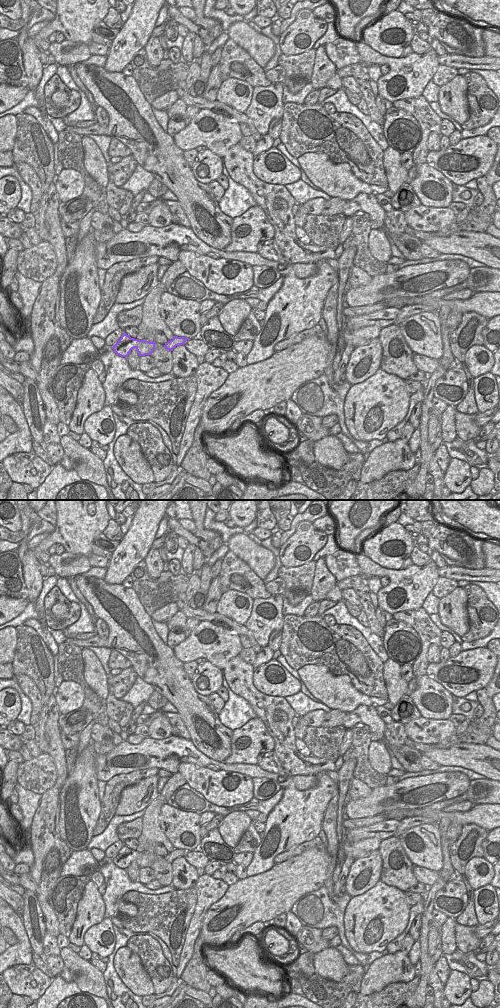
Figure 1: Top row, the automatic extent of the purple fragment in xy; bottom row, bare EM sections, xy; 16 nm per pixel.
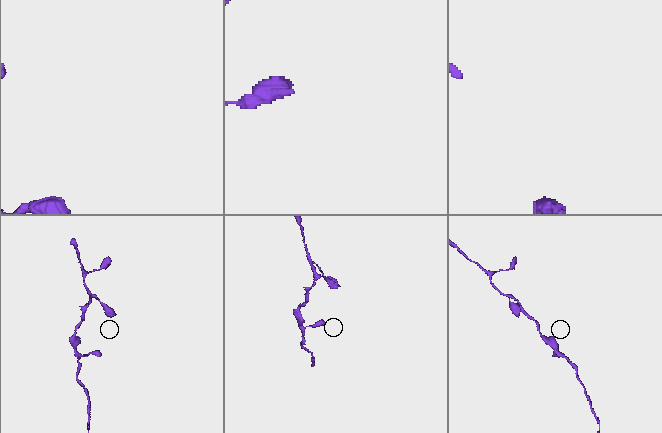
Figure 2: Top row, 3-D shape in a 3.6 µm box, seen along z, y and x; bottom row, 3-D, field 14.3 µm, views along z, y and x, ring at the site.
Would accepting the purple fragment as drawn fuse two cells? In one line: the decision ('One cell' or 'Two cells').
One cell

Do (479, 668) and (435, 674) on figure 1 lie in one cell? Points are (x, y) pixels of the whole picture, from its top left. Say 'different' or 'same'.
same

